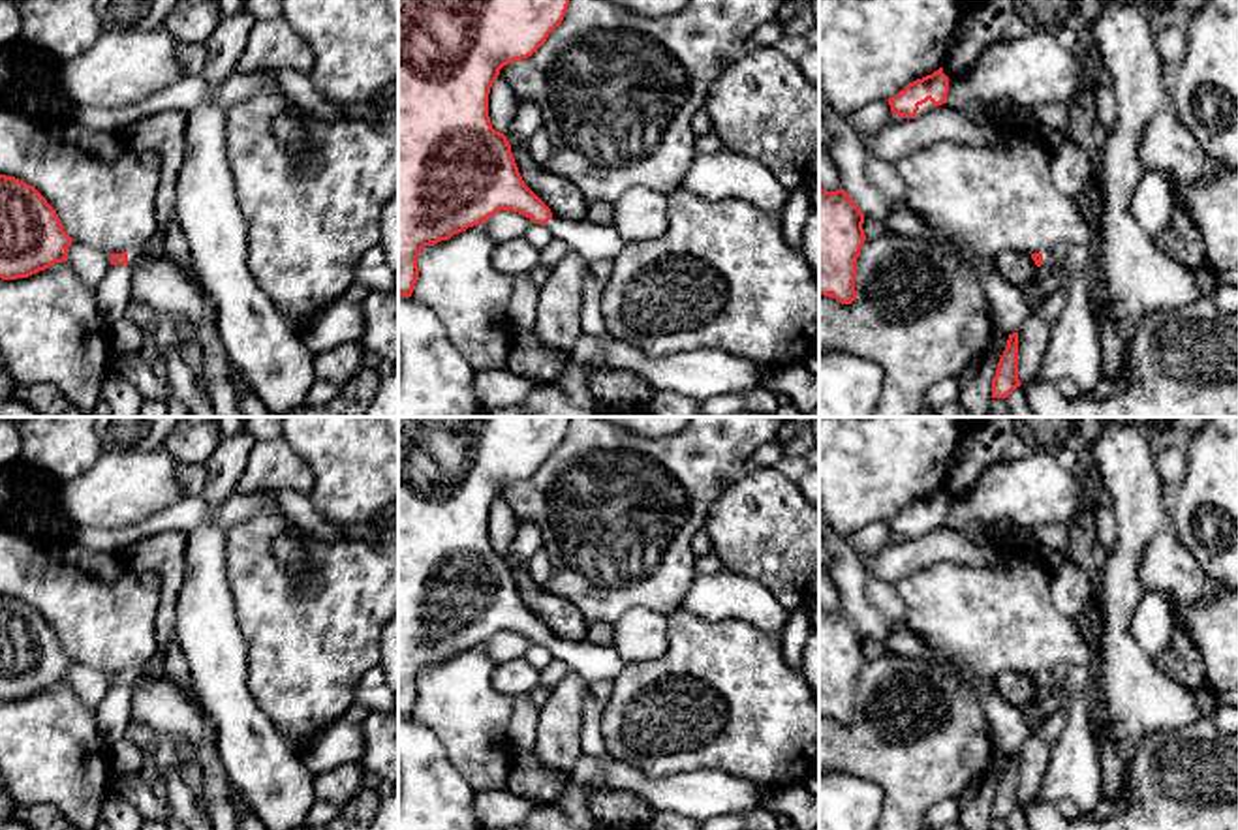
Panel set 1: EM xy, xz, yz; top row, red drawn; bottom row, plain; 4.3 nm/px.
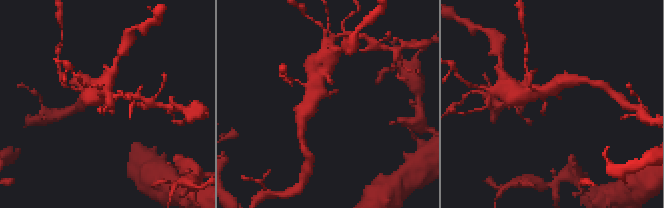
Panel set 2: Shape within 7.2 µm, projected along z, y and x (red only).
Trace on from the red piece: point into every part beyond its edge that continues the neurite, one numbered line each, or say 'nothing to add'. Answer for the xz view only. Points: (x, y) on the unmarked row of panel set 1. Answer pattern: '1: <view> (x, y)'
1: xz (590, 661)

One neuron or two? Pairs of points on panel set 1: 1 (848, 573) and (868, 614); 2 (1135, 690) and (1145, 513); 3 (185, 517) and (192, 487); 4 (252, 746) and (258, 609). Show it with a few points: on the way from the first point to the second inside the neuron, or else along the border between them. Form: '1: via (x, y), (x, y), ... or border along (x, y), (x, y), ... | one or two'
1: via (850, 583), (851, 598), (859, 605) | one
2: via (1118, 646), (1120, 569), (1128, 556) | one
3: border along (200, 494), (185, 498) | two
4: border along (245, 656), (245, 678), (250, 695), (282, 733) | two

